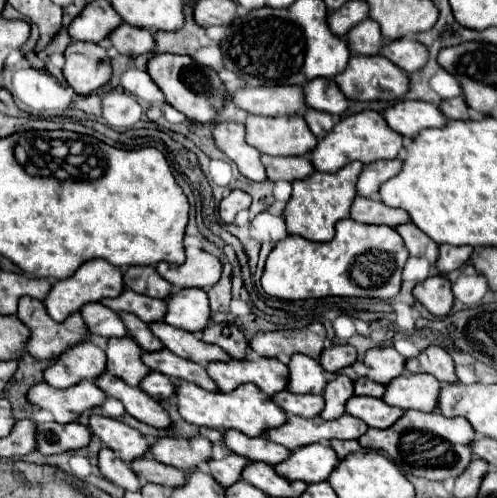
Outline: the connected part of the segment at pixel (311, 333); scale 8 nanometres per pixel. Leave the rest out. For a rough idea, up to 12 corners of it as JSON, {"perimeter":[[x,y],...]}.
{"perimeter":[[326,328],[260,332],[250,348],[264,358],[306,354],[318,360]]}

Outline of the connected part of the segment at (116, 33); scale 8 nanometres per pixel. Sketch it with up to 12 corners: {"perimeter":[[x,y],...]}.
{"perimeter":[[124,24],[110,38],[120,54],[148,54],[152,32]]}

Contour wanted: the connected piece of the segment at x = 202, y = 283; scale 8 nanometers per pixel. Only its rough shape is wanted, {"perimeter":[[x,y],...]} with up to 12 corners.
{"perimeter":[[186,248],[186,262],[158,264],[176,288],[212,288],[222,276],[216,256]]}

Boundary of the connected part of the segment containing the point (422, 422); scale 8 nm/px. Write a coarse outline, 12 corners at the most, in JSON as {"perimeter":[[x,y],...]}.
{"perimeter":[[408,410],[358,442],[402,472],[458,478],[476,432],[466,418]]}

